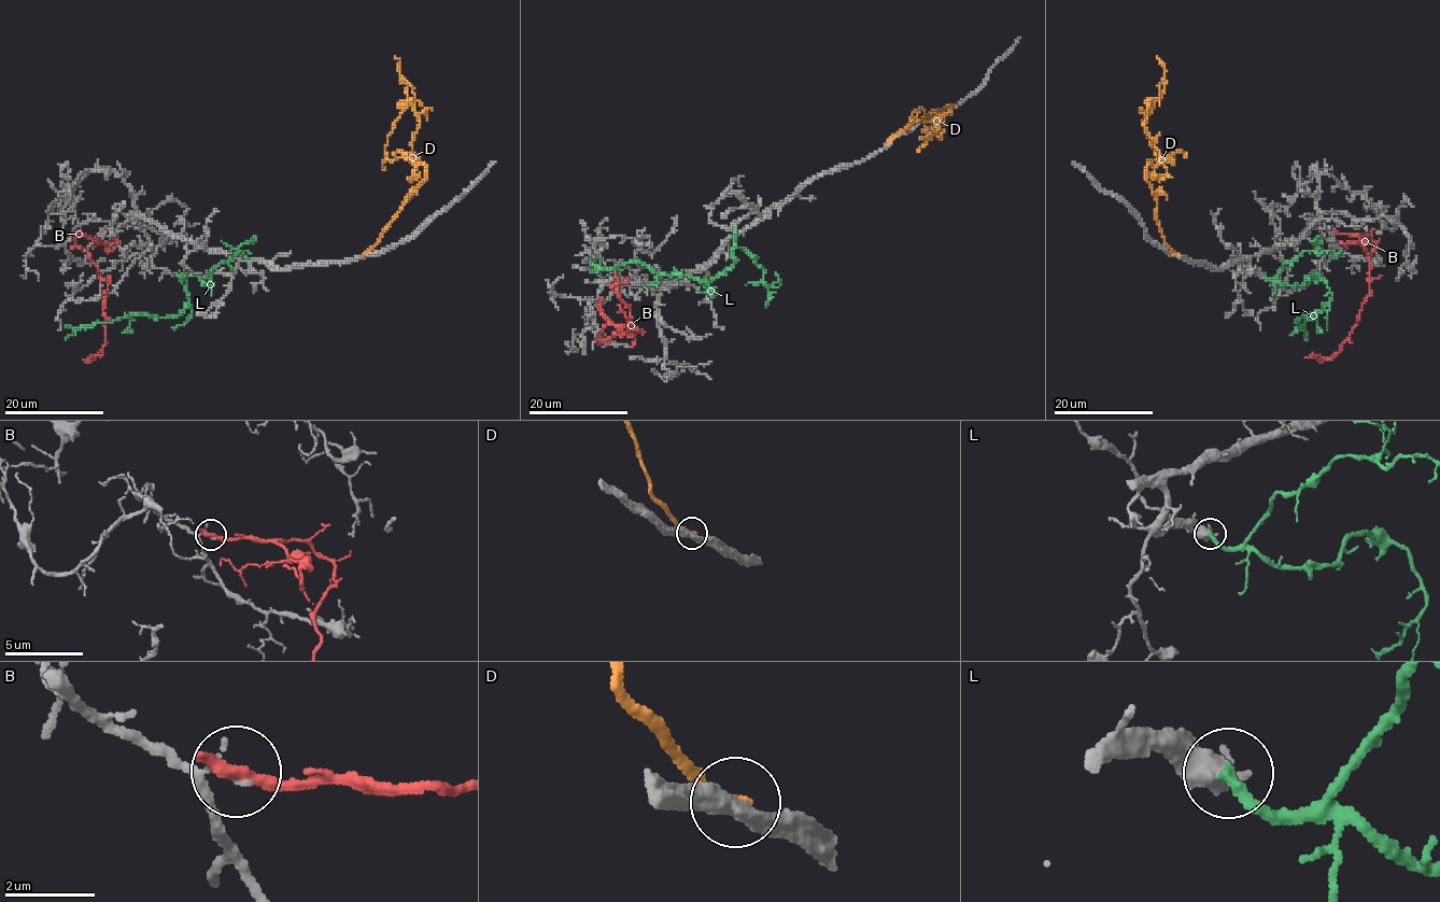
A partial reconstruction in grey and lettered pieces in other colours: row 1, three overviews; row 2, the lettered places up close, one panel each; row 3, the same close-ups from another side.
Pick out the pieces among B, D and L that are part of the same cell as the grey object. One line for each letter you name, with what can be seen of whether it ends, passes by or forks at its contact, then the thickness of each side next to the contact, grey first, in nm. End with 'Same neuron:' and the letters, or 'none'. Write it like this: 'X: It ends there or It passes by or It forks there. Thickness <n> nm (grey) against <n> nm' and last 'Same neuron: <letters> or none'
L: It ends there. Thickness 480 nm (grey) against 280 nm
Same neuron: L

